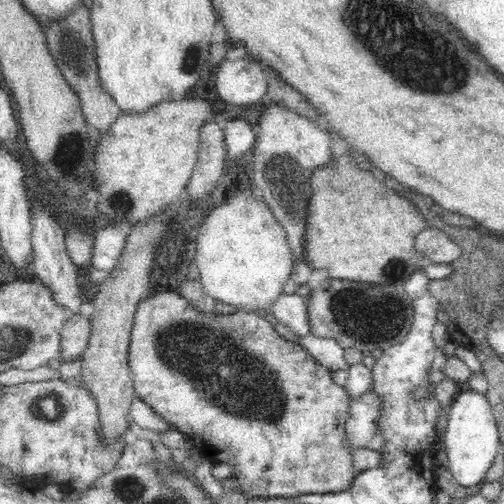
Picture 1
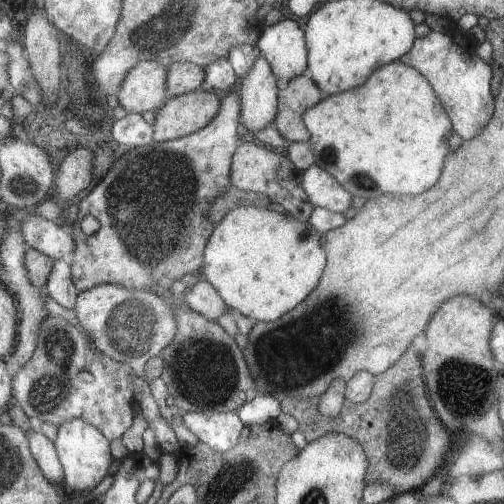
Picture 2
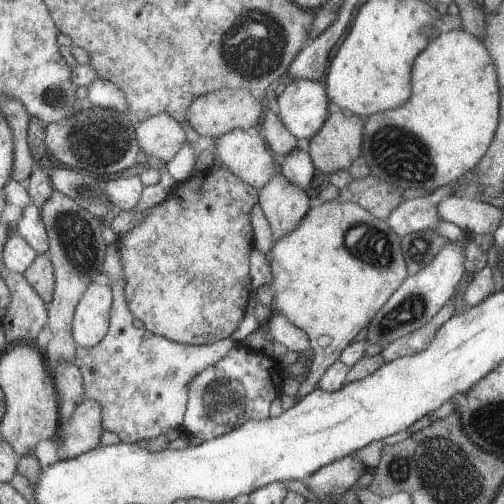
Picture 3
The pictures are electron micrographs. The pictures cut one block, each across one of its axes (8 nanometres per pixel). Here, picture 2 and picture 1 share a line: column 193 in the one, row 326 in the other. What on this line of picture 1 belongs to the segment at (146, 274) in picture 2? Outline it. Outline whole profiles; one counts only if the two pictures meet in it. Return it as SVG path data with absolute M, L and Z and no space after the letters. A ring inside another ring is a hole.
M162 292L140 302L128 360L136 394L162 414L174 430L182 432L200 450L202 458L230 464L234 468L234 480L240 482L240 490L248 498L334 494L352 486L356 472L352 450L346 442L350 392L336 386L332 382L332 370L322 366L304 346L280 338L270 316L248 310L216 316L200 312L182 294ZM228 370L236 370L236 376ZM248 372L250 380L246 380Z

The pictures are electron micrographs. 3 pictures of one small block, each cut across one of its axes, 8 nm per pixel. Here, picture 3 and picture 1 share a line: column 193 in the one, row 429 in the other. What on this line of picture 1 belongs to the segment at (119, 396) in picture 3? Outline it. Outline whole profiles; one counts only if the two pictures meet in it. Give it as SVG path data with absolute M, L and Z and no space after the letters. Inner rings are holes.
M368 390L358 396L350 396L348 420L346 420L346 442L350 450L376 450L386 448L386 434L378 426L384 398L376 390Z

